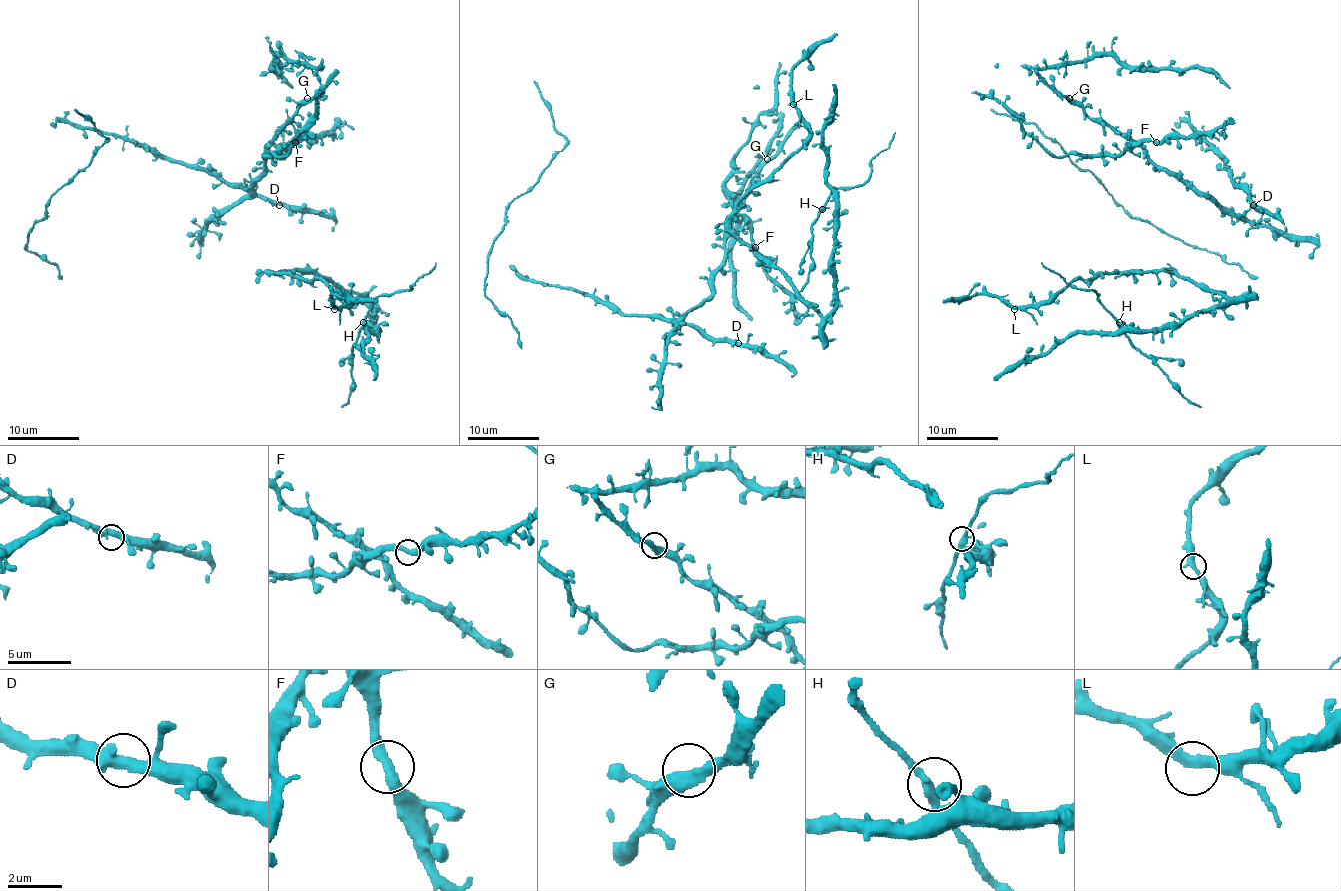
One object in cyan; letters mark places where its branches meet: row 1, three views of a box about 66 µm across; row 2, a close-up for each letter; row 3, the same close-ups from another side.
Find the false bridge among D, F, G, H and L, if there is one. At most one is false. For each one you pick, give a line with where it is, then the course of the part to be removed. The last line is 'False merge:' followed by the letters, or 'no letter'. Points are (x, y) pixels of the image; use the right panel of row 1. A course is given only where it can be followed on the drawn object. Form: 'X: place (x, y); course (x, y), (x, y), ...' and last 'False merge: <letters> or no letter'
False merge: no letter

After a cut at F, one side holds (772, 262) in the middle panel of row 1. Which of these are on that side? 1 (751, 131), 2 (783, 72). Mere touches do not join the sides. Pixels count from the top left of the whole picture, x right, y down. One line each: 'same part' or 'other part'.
1: other part
2: other part

